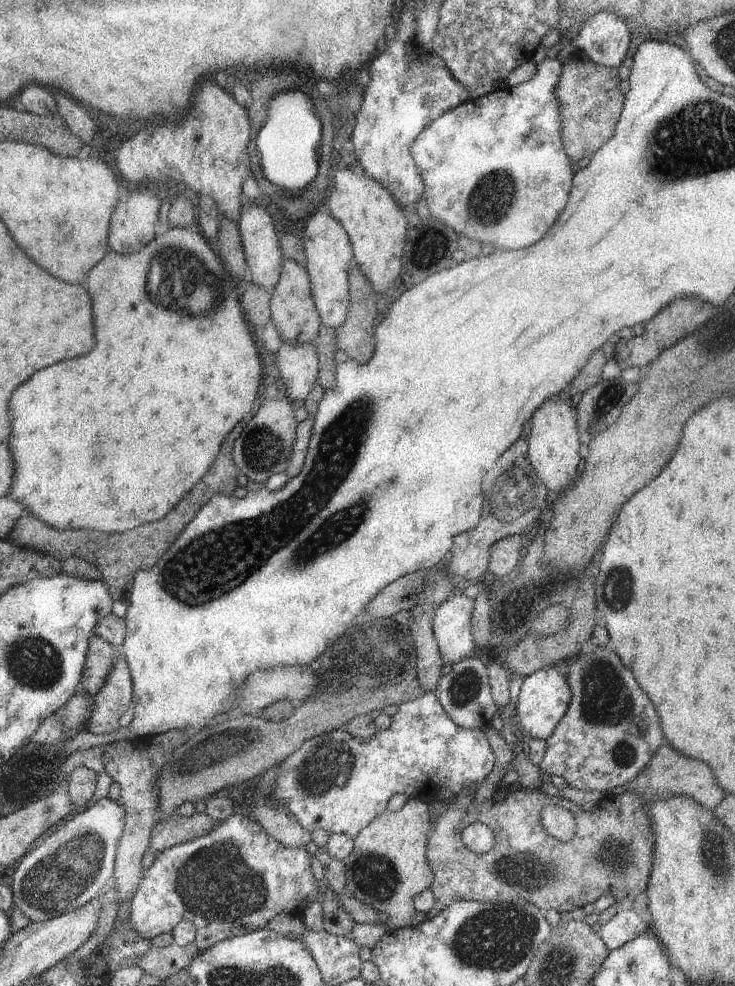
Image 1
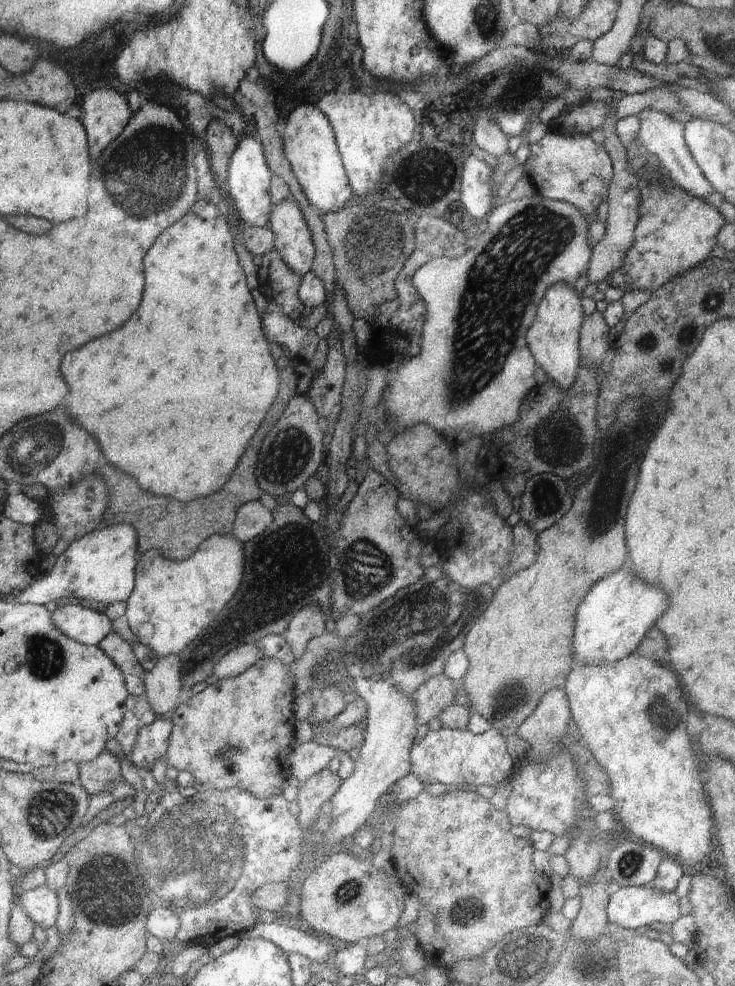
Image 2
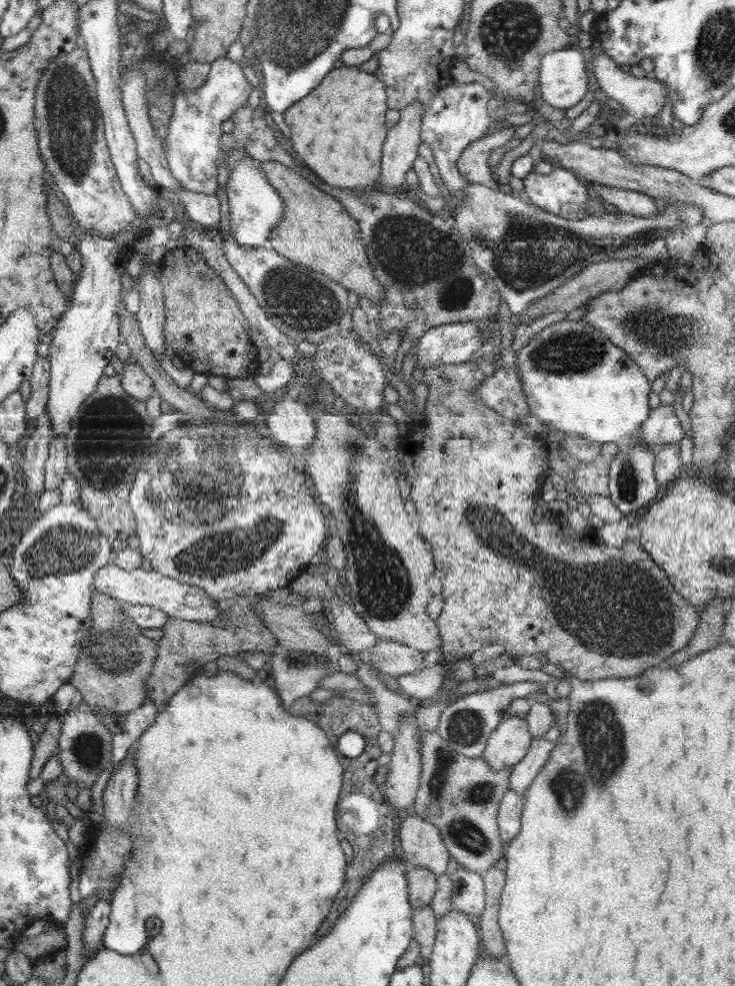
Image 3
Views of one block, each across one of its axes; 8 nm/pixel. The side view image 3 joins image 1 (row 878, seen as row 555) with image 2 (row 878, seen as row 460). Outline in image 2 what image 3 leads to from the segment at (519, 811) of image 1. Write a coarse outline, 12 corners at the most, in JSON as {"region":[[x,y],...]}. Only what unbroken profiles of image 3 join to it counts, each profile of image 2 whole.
{"region":[[475,789],[394,810],[426,956],[542,922],[528,838]]}

